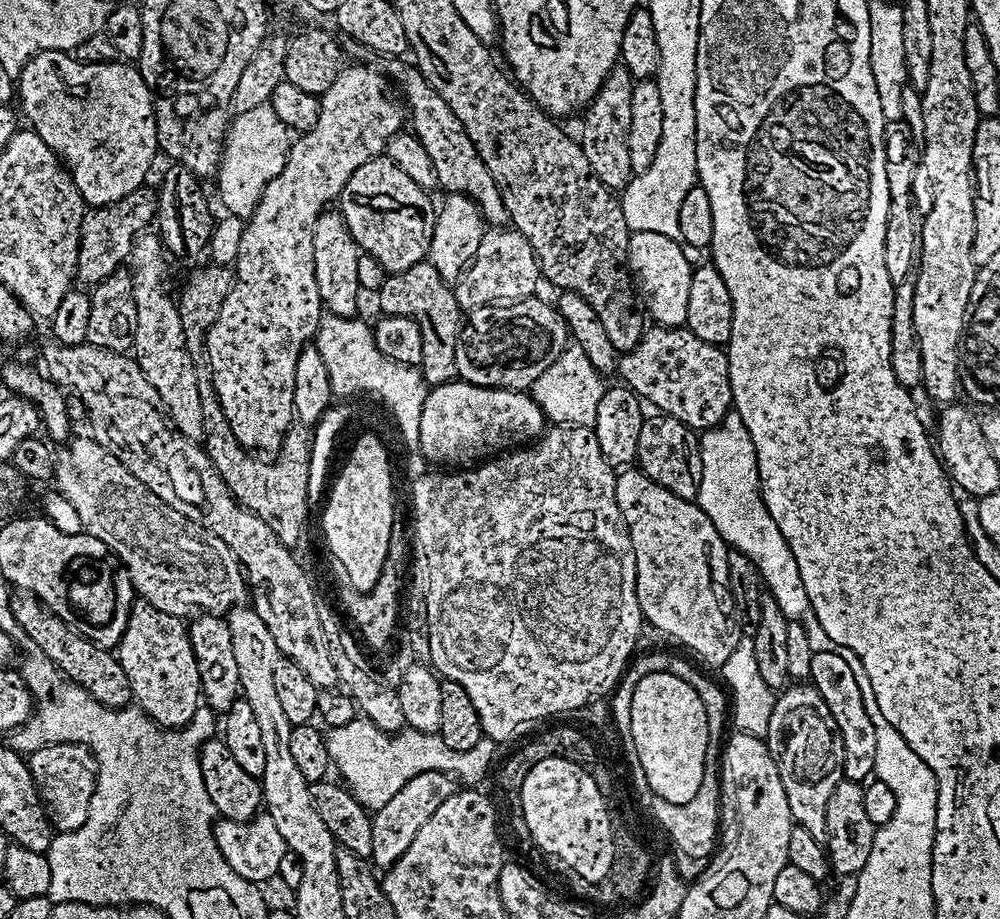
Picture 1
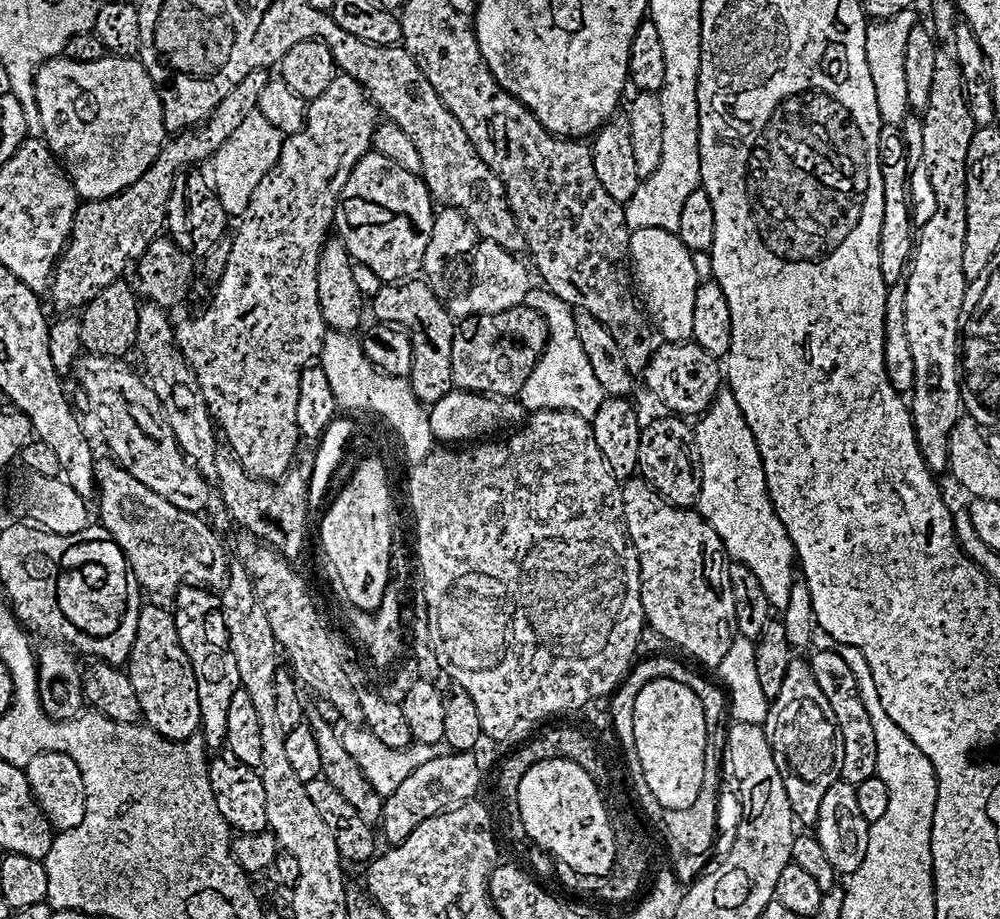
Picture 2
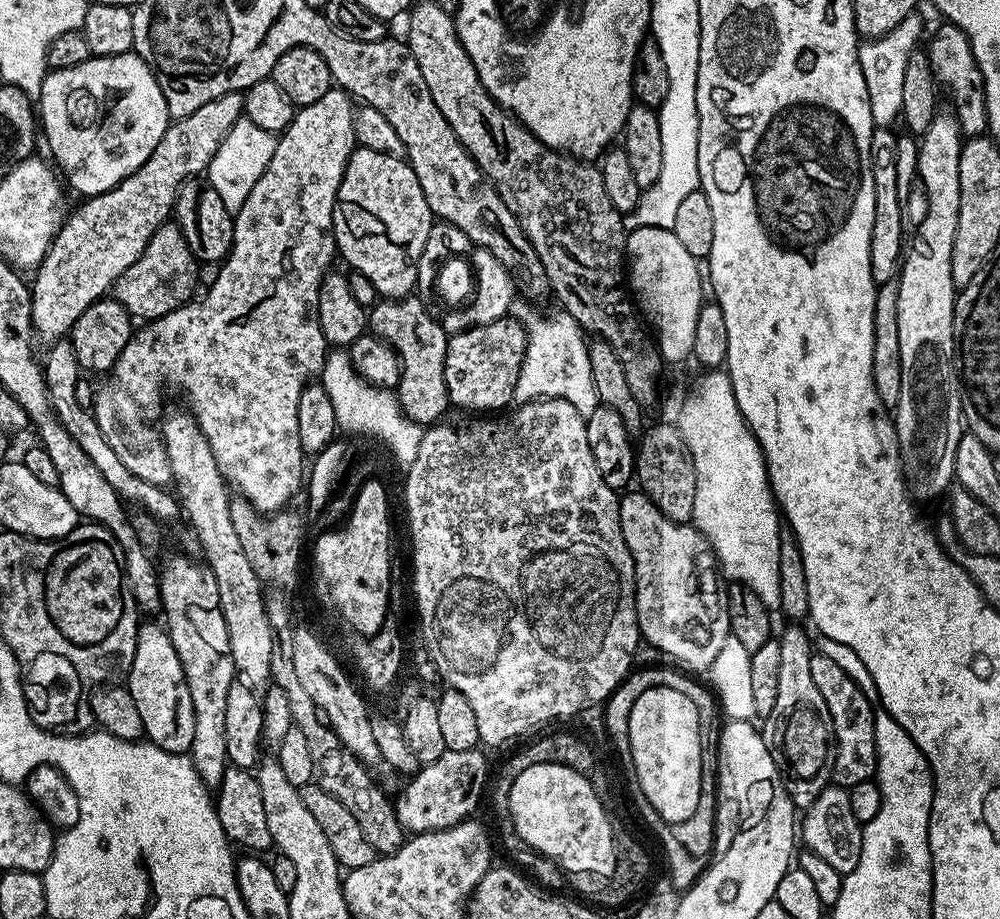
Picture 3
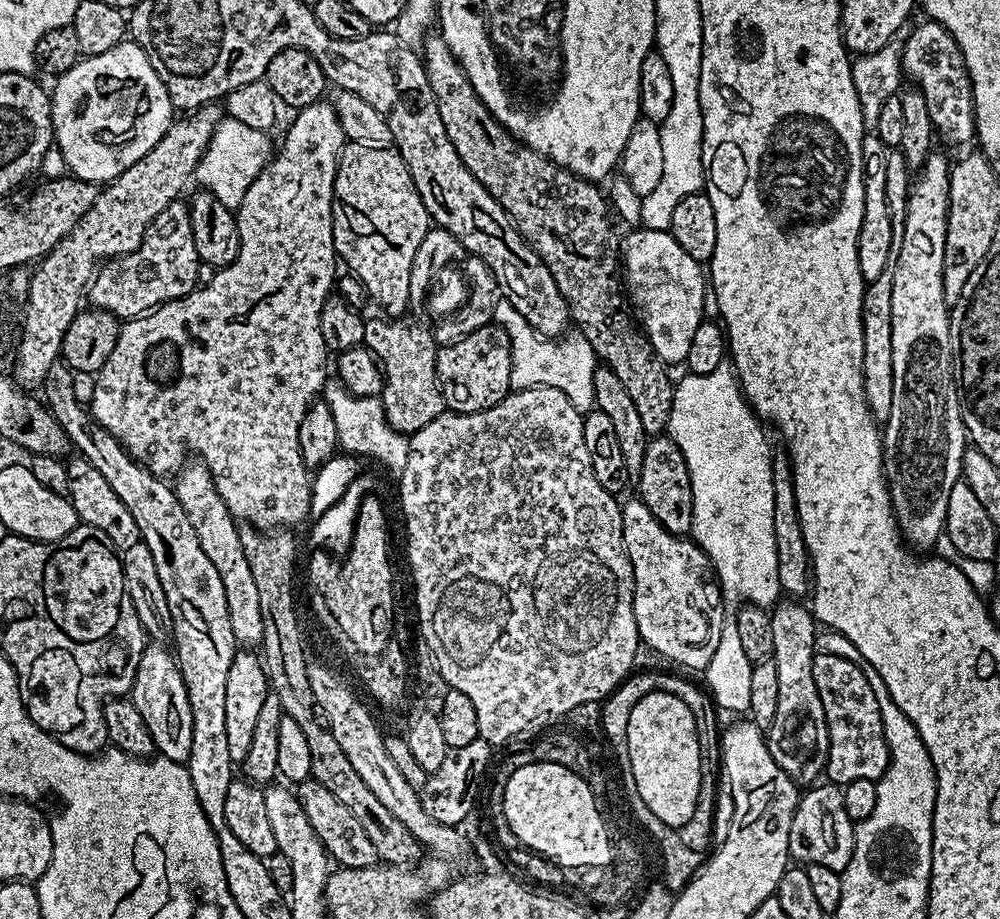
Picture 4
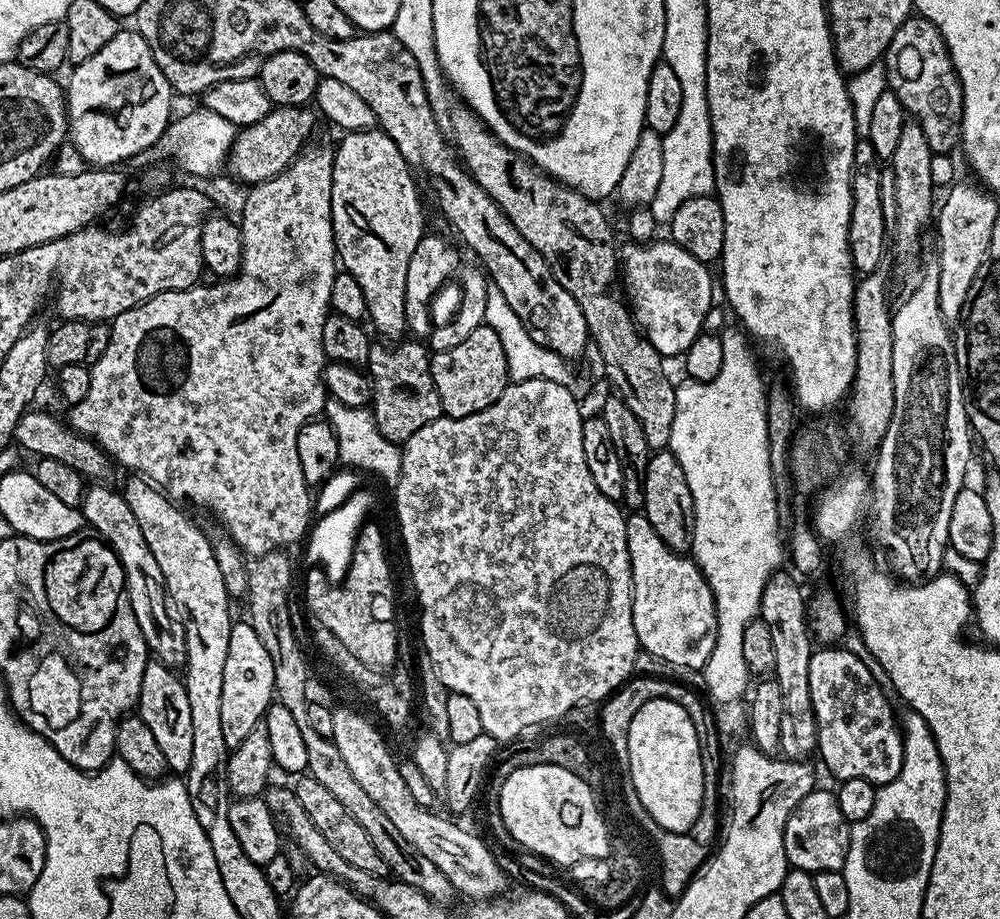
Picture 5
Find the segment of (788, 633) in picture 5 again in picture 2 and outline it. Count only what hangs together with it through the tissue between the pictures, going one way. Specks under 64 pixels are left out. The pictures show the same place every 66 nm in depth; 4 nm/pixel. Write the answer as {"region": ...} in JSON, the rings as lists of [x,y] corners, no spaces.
{"region":[[[794,658],[788,666],[786,666],[786,678],[782,682],[782,690],[778,690],[778,694],[768,705],[768,713],[763,722],[764,737],[772,751],[774,758],[774,766],[778,766],[778,774],[782,774],[782,786],[786,786],[786,798],[792,807],[792,815],[797,821],[800,820],[808,826],[815,825],[816,815],[818,814],[818,806],[822,806],[822,798],[826,795],[826,790],[830,790],[830,786],[834,786],[834,782],[840,779],[840,767],[842,766],[842,738],[836,731],[836,719],[832,716],[830,710],[830,702],[826,702],[826,694],[822,694],[822,690],[818,690],[818,682],[814,682],[814,674],[812,673],[811,663],[807,659],[800,660]]]}

